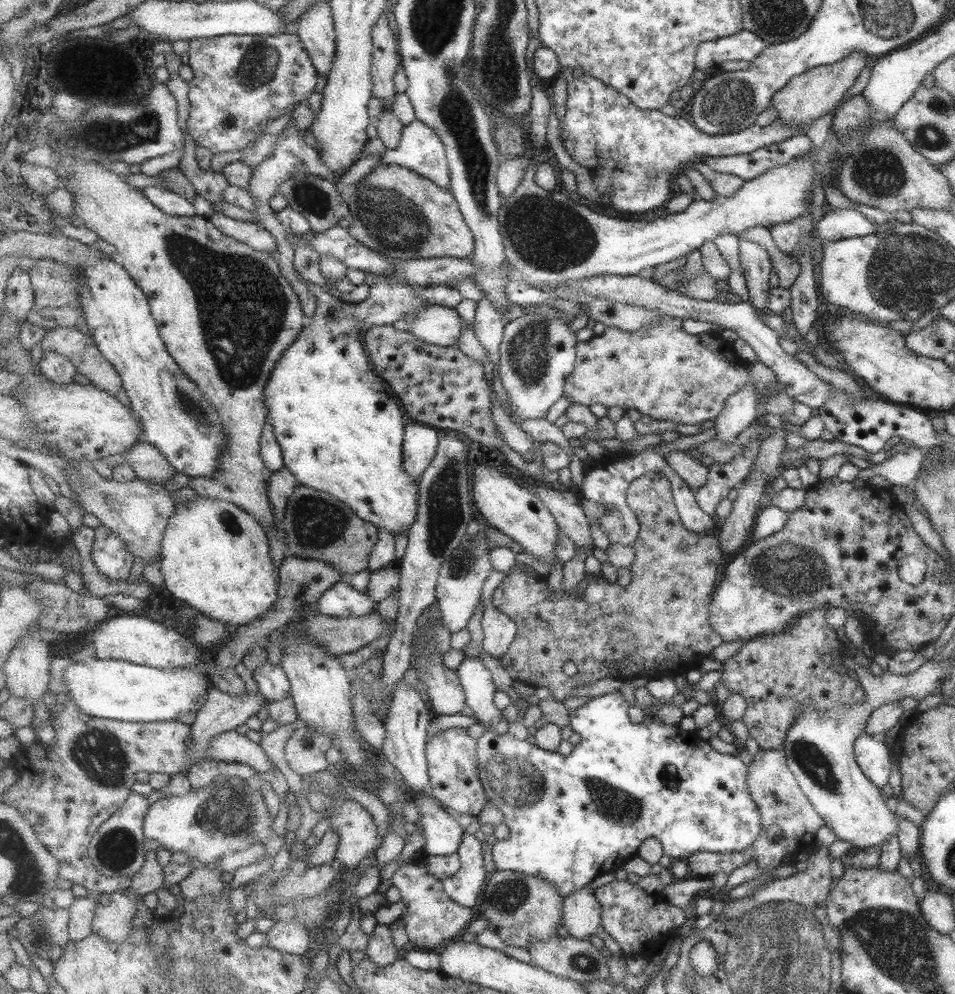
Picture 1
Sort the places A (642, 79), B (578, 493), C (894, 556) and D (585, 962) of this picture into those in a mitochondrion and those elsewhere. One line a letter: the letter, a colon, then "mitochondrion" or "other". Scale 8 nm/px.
A: other
B: other
C: other
D: mitochondrion

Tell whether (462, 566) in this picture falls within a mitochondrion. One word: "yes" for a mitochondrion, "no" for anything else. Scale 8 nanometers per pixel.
yes

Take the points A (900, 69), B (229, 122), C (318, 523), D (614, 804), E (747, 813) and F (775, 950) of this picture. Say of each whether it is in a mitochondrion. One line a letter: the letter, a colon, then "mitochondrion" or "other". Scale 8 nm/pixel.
A: other
B: other
C: mitochondrion
D: mitochondrion
E: other
F: mitochondrion

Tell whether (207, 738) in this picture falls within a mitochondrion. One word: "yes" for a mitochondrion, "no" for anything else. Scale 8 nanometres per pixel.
no

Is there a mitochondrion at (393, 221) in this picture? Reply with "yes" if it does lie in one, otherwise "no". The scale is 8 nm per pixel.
yes

